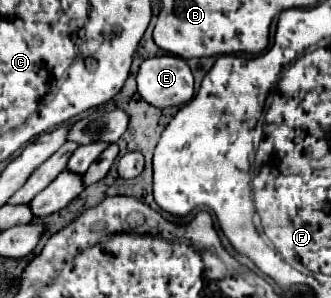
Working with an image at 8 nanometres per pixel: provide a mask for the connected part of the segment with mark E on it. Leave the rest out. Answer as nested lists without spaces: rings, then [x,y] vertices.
[[[158,55],[140,65],[138,91],[154,107],[184,105],[194,95],[194,77],[184,59]]]

